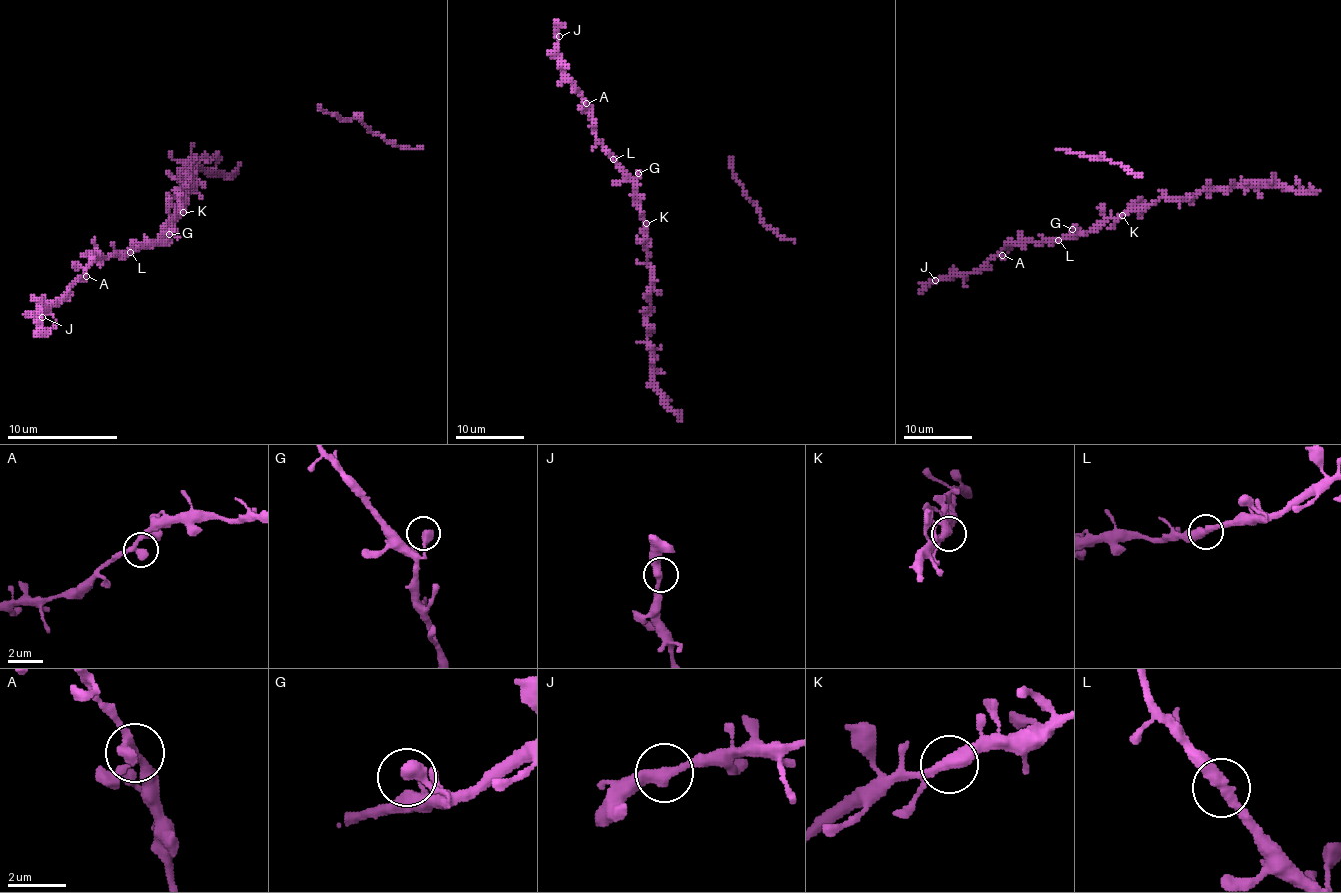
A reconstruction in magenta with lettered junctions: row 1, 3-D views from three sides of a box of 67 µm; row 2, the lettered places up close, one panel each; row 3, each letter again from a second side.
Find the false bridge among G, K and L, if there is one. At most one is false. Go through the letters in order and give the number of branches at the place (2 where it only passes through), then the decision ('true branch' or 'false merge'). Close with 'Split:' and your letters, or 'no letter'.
G: branches 1; true branch
K: branches 2; true branch
L: branches 2; true branch
Split: no letter

